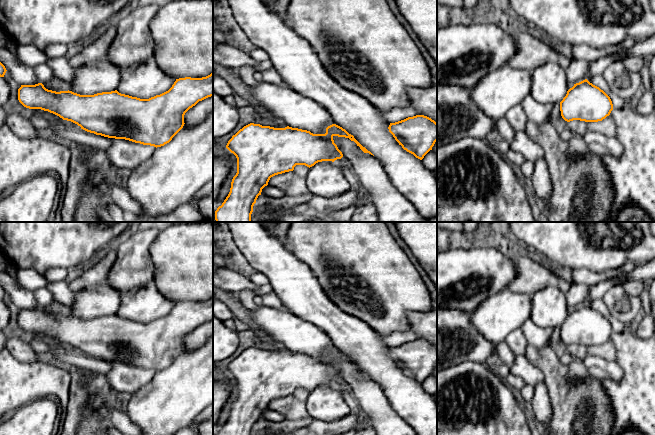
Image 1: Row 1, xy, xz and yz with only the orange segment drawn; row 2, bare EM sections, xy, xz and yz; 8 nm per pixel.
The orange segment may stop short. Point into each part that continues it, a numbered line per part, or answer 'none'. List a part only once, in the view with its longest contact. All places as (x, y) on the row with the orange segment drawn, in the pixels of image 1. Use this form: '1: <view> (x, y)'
none

